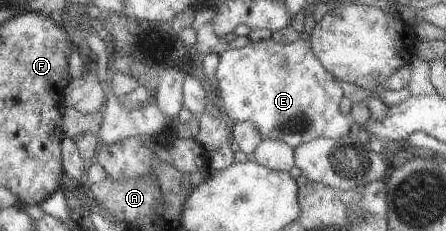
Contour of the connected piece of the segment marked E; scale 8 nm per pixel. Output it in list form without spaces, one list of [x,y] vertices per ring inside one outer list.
[[[306,35],[292,44],[276,42],[273,39],[250,40],[241,49],[230,49],[221,54],[217,68],[218,94],[221,113],[231,123],[252,121],[264,140],[279,140],[288,143],[294,150],[307,142],[319,138],[342,138],[349,135],[354,121],[350,113],[346,115],[340,109],[344,89],[334,75],[314,54],[312,43]]]

